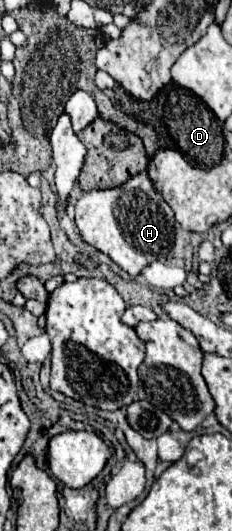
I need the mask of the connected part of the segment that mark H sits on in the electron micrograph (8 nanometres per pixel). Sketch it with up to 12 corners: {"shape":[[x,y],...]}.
{"shape":[[147,174],[85,192],[75,224],[129,276],[167,256],[173,210]]}

